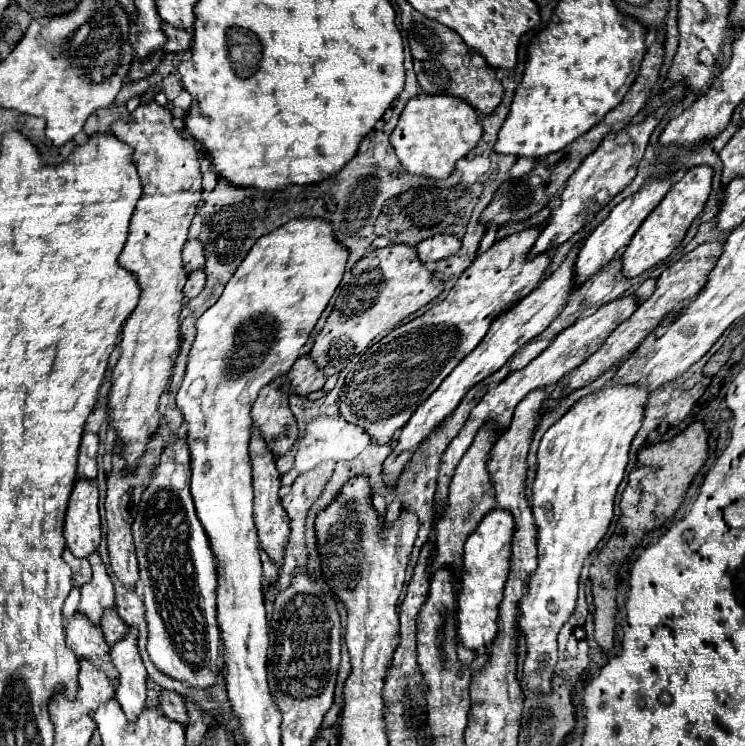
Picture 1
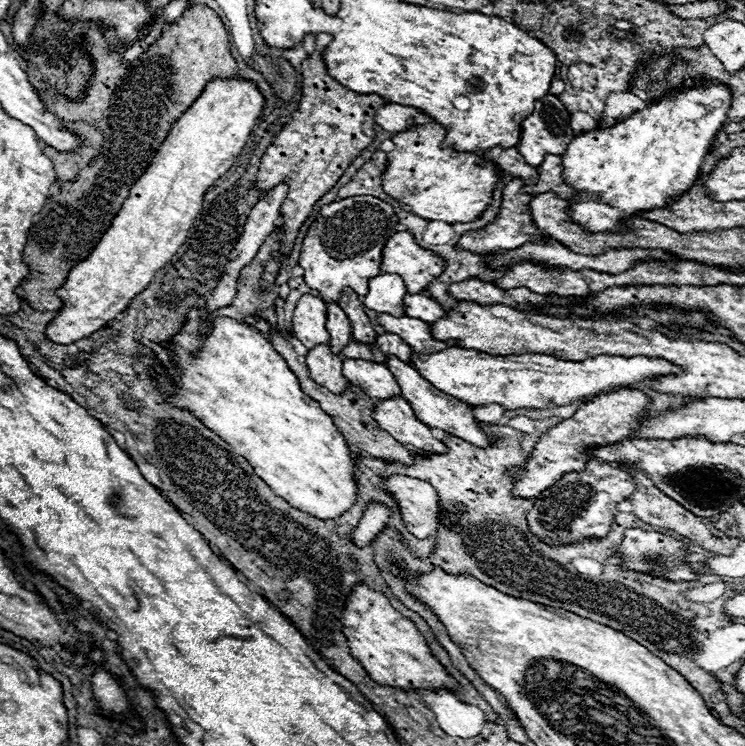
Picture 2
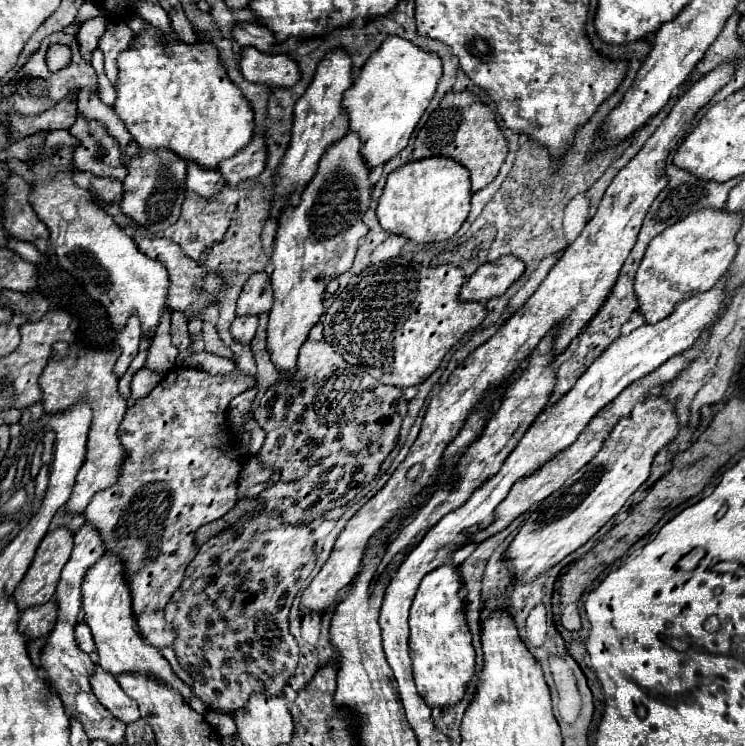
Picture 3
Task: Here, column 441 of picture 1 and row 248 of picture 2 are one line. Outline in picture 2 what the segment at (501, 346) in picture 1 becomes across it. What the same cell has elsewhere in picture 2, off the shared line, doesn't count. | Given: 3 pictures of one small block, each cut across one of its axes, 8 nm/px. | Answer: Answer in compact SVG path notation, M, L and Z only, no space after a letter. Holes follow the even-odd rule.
M398 232L384 246L382 272L400 274L408 292L422 294L426 286L444 272L444 260L420 248L410 232Z

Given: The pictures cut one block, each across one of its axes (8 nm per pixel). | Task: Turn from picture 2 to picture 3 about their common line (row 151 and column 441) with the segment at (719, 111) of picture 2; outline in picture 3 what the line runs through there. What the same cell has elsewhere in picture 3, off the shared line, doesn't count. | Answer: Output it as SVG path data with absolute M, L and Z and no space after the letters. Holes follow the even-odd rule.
M444 564L428 572L410 608L410 658L416 688L428 708L444 708L464 698L466 686L474 676L474 648L464 618L464 604L458 596L460 576L456 566Z

